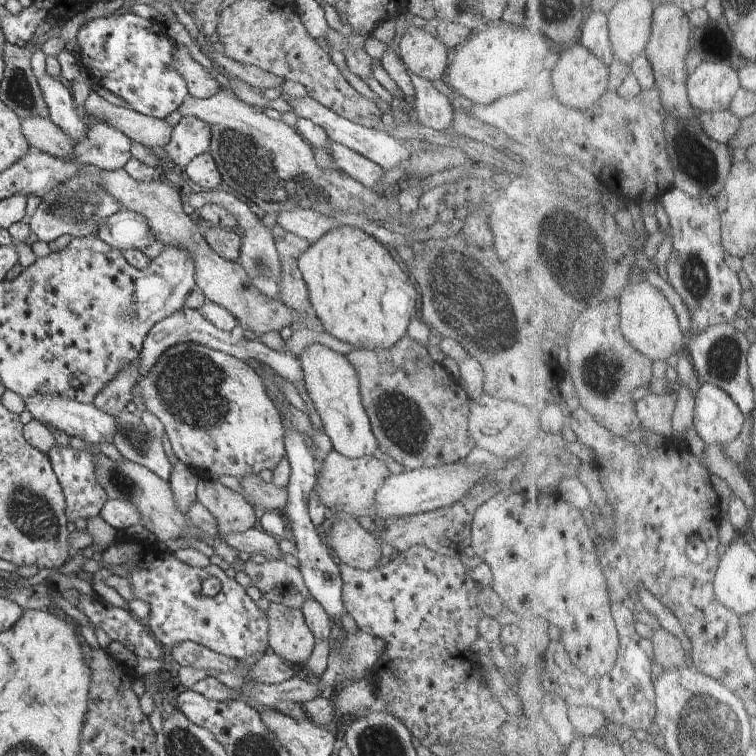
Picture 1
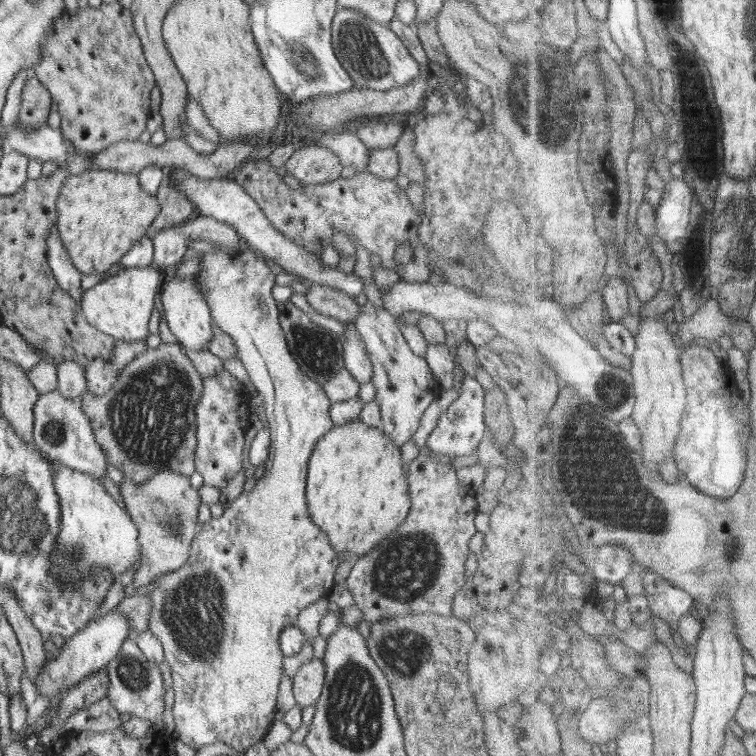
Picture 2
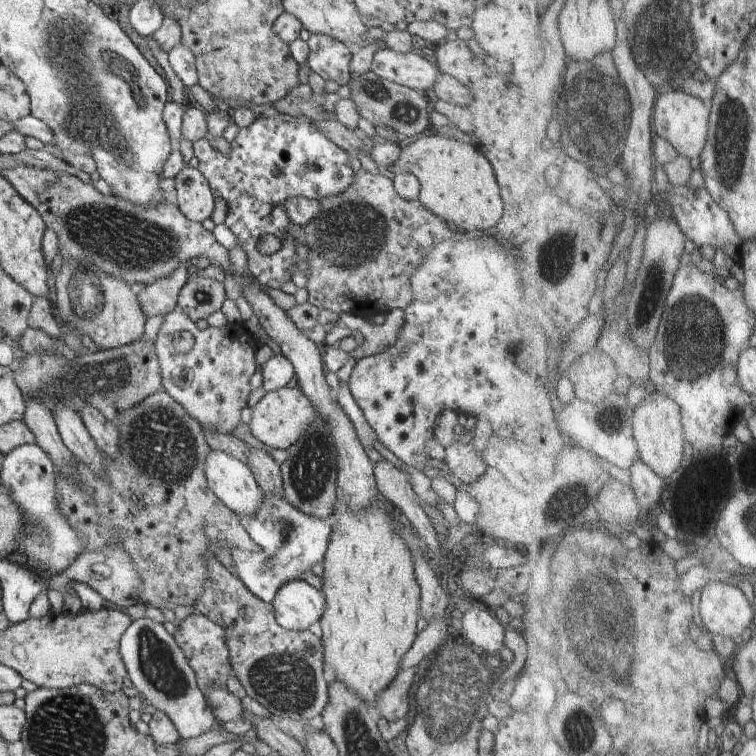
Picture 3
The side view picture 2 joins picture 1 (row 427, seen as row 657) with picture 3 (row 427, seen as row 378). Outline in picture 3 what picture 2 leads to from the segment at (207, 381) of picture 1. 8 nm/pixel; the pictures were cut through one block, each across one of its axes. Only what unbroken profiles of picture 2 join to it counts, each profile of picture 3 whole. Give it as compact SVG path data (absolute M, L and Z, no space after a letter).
M291 383L279 390L268 392L251 408L251 412L251 434L271 449L288 451L288 448L302 437L306 428L310 428L310 422L314 422L317 410L298 386Z

